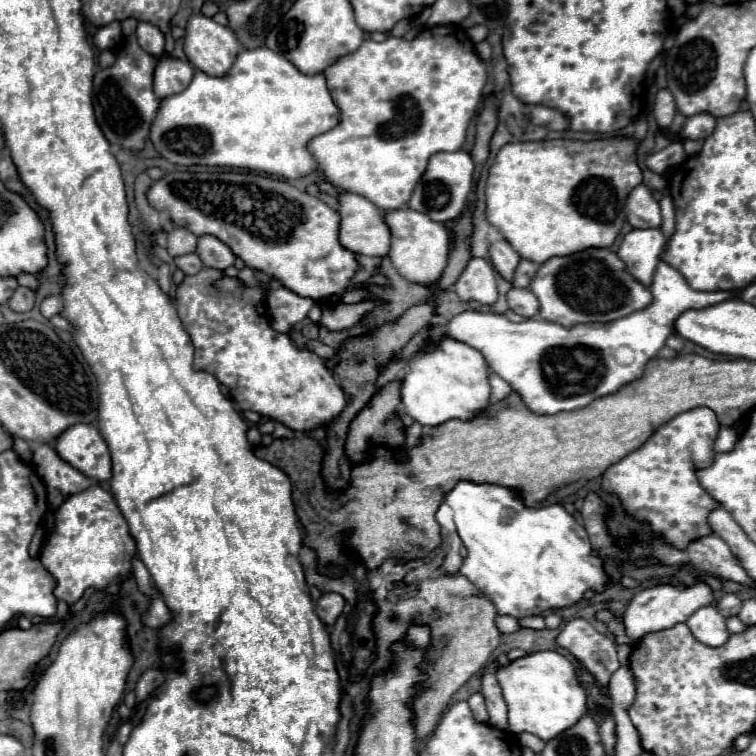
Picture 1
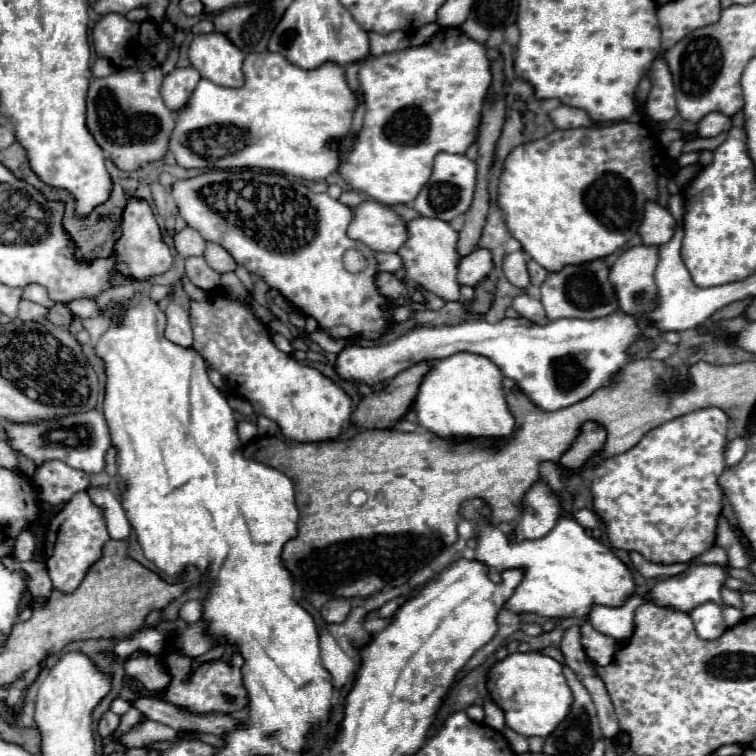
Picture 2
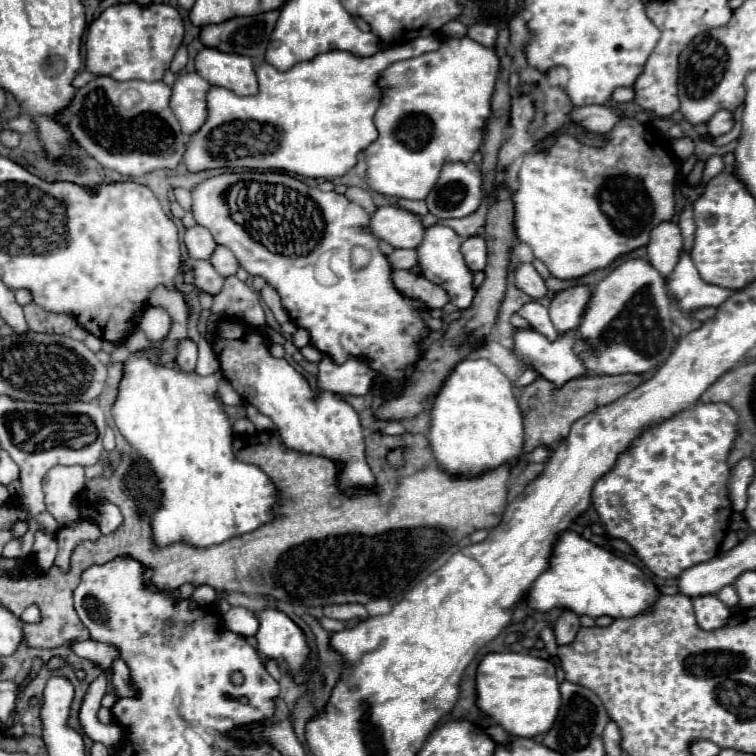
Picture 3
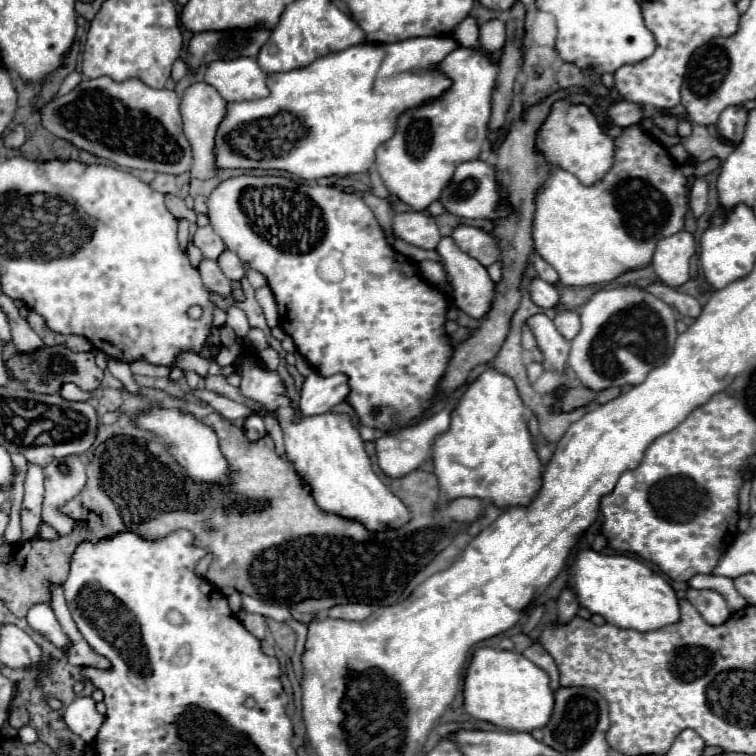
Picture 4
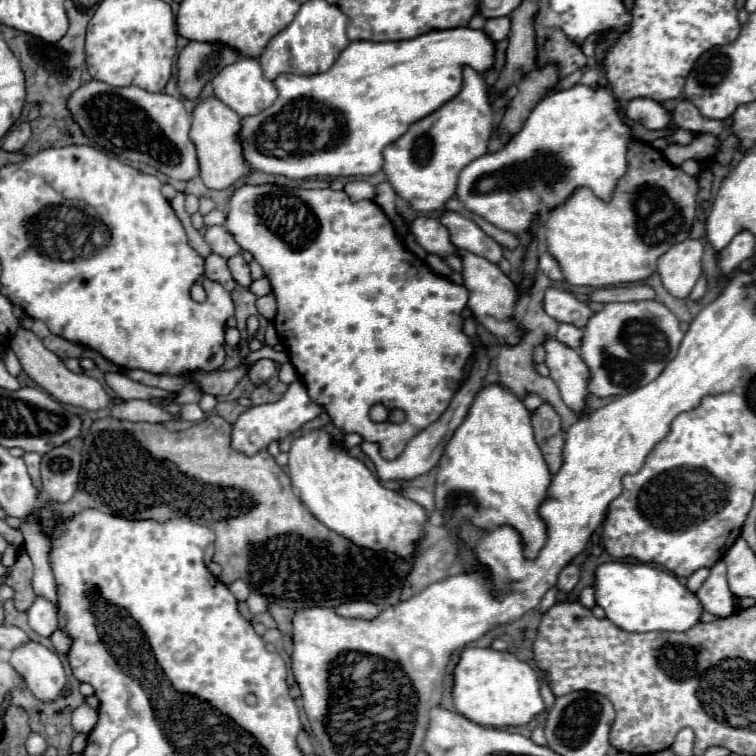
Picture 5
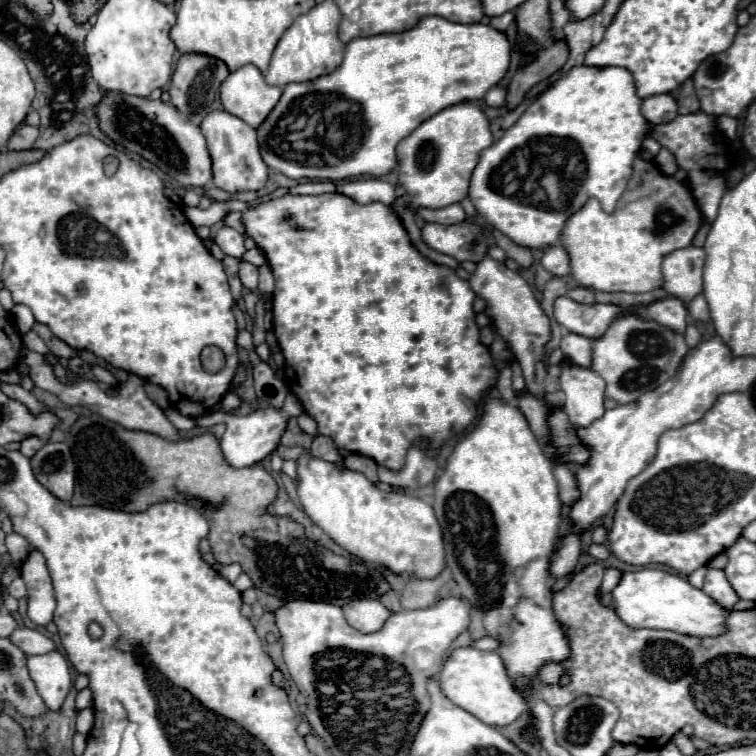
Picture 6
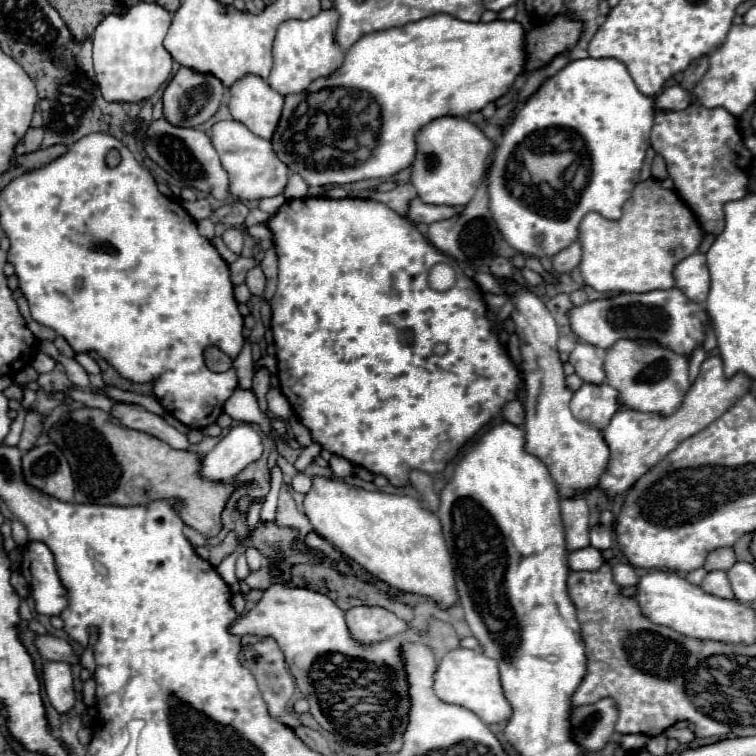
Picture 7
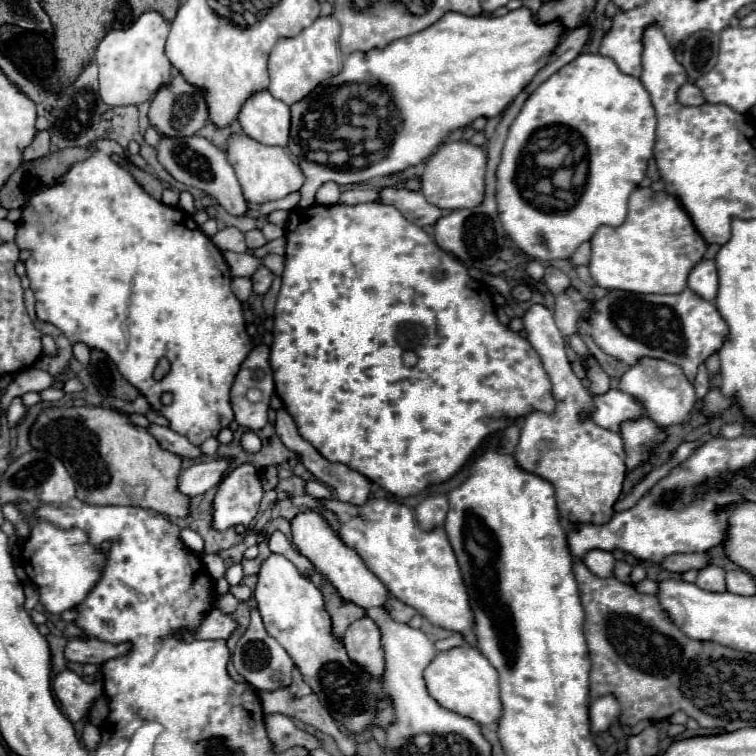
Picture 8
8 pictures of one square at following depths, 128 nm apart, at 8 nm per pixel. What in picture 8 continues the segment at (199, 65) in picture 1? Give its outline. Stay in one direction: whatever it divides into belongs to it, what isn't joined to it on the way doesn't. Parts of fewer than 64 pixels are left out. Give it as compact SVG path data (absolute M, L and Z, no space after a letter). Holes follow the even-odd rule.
M270 92L250 96L240 110L238 122L252 140L266 146L288 146L290 138L290 106L276 100Z

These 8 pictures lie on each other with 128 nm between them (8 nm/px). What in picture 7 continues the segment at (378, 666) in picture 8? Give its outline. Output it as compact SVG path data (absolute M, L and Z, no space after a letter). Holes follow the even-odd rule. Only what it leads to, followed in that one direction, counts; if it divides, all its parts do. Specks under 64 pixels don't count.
M368 606L348 610L346 626L350 630L352 640L356 640L362 646L388 640L408 630L408 622L396 618L392 612L384 608L368 608Z

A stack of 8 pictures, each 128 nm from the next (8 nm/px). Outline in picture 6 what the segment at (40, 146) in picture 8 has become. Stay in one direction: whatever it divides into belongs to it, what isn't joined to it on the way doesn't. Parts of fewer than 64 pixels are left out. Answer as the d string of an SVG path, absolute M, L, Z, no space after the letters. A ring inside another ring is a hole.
M22 124L16 130L16 134L12 136L12 140L8 142L8 150L30 150L34 146L36 138L38 138L38 128Z

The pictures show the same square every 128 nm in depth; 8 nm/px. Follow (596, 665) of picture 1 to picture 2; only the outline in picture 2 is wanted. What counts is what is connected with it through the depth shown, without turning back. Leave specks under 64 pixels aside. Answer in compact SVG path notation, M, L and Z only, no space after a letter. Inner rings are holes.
M590 622L582 624L582 646L586 648L586 654L602 666L612 660L616 648L618 648L614 638L596 632Z

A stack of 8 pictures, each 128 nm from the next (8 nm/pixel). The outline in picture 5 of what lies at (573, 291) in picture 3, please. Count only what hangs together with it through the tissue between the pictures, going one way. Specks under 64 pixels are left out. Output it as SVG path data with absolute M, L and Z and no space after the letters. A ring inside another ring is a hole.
M560 324L556 340L566 344L566 346L570 346L570 348L580 348L582 334L584 334L582 328L576 328L576 326L570 326L570 324Z

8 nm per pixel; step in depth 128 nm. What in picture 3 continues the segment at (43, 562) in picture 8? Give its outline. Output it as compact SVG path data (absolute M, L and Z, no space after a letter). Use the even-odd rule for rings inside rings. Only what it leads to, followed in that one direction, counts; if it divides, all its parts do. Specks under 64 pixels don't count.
M32 604L32 606L28 606L28 608L22 612L20 620L22 620L24 624L38 624L38 622L42 622L42 616L40 616L40 610ZM74 640L70 644L72 652L80 658L86 658L86 660L92 660L96 664L100 664L100 668L106 672L106 668L110 666L110 662L114 658L118 658L118 652L116 648L112 646L106 646L106 644L100 644L100 642L92 642L92 640Z

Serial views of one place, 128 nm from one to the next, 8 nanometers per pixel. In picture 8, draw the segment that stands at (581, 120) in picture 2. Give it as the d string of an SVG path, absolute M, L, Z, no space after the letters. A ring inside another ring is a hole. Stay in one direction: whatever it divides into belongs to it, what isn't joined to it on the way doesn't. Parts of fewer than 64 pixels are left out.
M686 82L680 92L678 92L678 100L686 106L702 106L706 100L704 100L704 94L702 90L694 84L694 82Z

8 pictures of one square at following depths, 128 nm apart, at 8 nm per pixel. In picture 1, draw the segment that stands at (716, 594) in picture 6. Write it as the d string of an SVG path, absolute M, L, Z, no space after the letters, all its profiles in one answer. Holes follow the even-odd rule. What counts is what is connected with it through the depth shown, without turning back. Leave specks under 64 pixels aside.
M716 606L698 608L688 620L688 628L692 630L694 638L706 646L720 646L728 640L730 632L726 630L724 616L716 610Z

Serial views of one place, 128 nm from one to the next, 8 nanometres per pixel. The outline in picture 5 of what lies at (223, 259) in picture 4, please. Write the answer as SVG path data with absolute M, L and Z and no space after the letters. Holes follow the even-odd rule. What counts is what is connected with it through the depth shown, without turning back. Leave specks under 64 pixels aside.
M242 254L232 256L232 258L228 260L228 266L230 266L230 272L232 272L234 280L236 280L240 286L248 288L248 286L252 284L252 278L250 278L250 268L248 268L248 262L242 258Z

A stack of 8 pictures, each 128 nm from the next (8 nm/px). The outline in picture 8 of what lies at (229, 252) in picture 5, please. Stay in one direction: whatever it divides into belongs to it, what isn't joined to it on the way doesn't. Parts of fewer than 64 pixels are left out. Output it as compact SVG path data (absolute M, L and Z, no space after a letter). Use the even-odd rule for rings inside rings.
M222 228L210 238L222 252L248 252L248 246L244 242L244 234L238 228Z

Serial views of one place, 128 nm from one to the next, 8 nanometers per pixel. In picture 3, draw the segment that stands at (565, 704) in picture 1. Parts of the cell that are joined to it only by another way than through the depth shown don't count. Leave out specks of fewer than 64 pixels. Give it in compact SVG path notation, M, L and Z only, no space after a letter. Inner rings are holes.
M488 652L476 670L476 706L482 710L482 714L490 716L512 736L534 738L536 734L546 734L556 720L560 708L560 690L554 678L554 664L550 676L550 660L534 658L522 652Z

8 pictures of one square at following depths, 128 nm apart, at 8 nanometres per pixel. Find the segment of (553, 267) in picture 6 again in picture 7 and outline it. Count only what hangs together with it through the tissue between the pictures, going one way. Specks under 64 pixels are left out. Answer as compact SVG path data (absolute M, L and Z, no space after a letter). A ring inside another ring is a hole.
M580 242L568 246L566 250L558 252L554 258L552 258L552 264L554 264L554 272L562 274L562 272L572 272L582 260L582 246Z

